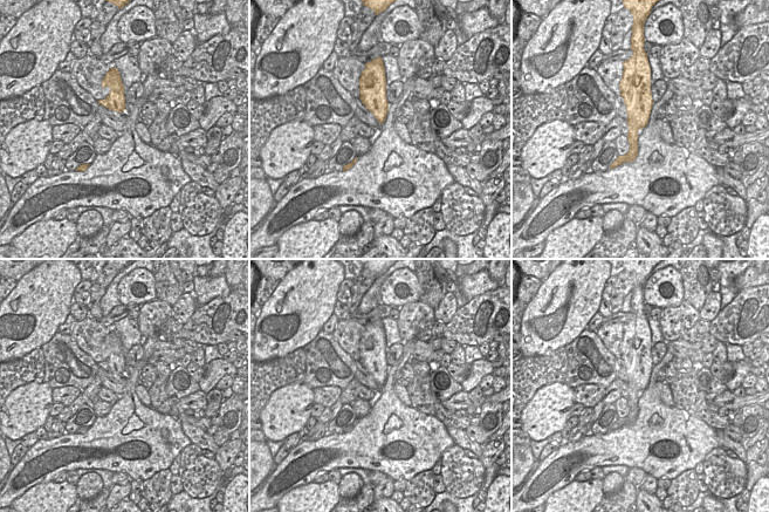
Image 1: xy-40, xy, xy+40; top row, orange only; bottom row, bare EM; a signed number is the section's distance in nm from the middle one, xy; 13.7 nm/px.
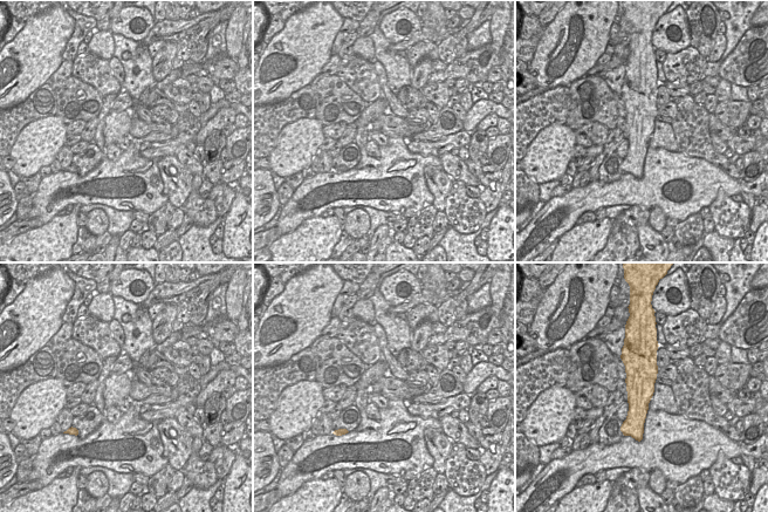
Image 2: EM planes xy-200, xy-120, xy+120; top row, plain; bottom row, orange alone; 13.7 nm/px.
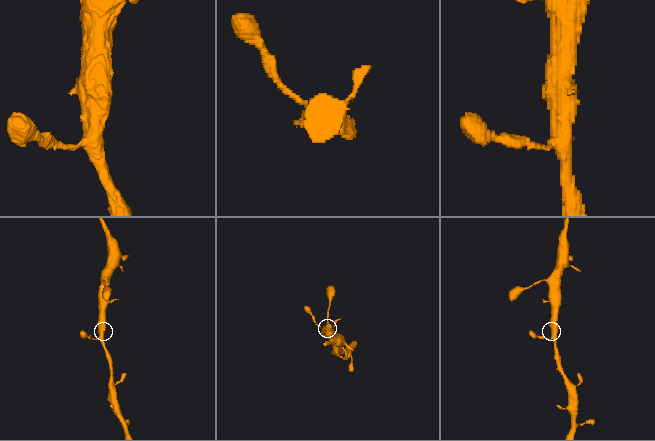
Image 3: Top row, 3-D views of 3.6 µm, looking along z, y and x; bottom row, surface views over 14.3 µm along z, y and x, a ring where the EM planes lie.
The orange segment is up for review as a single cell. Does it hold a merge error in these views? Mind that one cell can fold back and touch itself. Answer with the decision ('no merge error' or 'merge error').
no merge error

